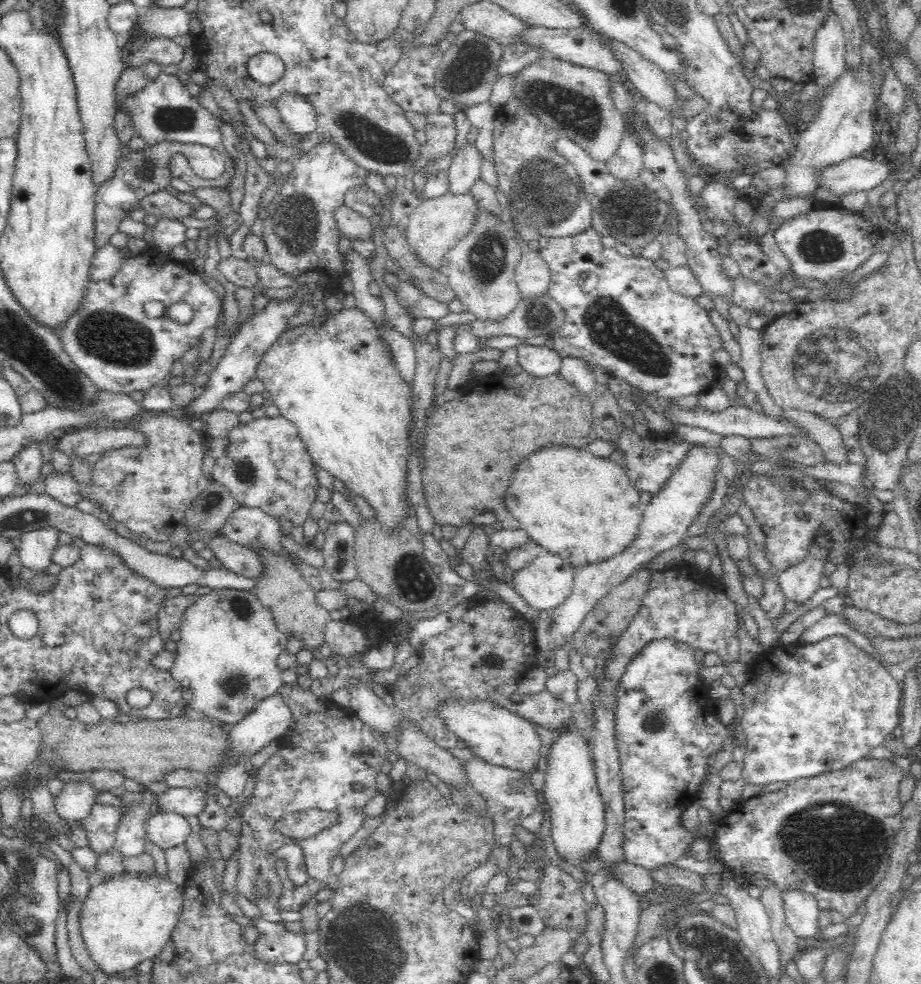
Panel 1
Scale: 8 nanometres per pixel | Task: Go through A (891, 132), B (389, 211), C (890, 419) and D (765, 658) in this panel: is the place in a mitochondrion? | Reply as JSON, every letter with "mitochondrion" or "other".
{"A":"other","B":"other","C":"mitochondrion","D":"other"}

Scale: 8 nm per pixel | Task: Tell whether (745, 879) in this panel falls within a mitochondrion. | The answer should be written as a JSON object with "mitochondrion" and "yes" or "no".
{"mitochondrion":"no"}

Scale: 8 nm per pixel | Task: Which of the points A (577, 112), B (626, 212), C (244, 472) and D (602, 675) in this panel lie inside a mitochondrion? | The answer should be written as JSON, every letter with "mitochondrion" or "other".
{"A":"mitochondrion","B":"mitochondrion","C":"mitochondrion","D":"other"}

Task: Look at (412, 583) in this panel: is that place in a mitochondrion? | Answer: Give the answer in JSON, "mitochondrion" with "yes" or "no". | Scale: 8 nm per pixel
{"mitochondrion":"yes"}

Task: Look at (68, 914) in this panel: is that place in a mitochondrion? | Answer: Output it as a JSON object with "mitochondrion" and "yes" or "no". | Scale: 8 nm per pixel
{"mitochondrion":"no"}

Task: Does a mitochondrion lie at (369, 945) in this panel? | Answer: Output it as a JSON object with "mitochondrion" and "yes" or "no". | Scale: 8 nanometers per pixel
{"mitochondrion":"yes"}

